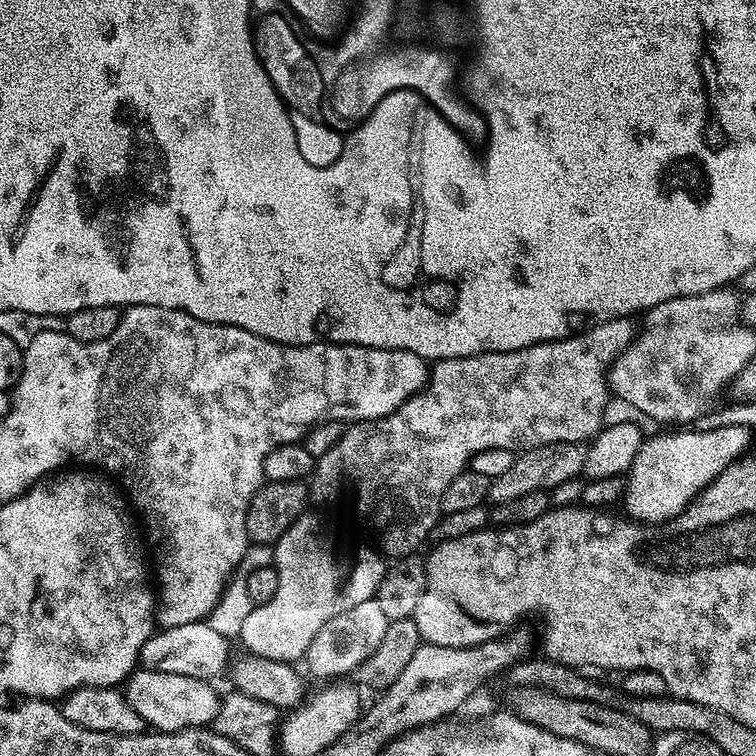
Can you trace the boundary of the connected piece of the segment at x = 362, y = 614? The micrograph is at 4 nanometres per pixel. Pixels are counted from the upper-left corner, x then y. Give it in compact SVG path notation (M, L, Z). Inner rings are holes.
M376 599L361 602L354 606L354 610L346 610L346 614L338 614L338 618L330 618L318 634L314 634L314 642L306 650L303 663L316 676L336 676L332 678L344 678L347 674L355 673L360 663L366 662L374 650L378 649L390 621L382 610L382 606Z

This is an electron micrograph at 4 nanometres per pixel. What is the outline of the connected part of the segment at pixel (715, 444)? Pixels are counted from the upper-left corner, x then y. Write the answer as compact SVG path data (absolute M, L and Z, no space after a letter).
M722 426L718 430L664 430L661 436L649 435L638 450L626 473L622 508L631 519L641 524L665 524L691 506L700 491L722 474L735 460L741 459L752 444L753 429L746 426Z

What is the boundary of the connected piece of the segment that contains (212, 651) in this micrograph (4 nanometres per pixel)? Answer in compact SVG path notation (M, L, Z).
M204 620L198 622L186 622L186 626L170 626L153 631L148 637L148 641L140 647L138 664L140 668L145 668L151 672L161 672L162 674L186 674L186 678L198 678L209 682L215 681L215 676L220 676L229 671L230 655L228 656L229 641L214 626L210 626Z

